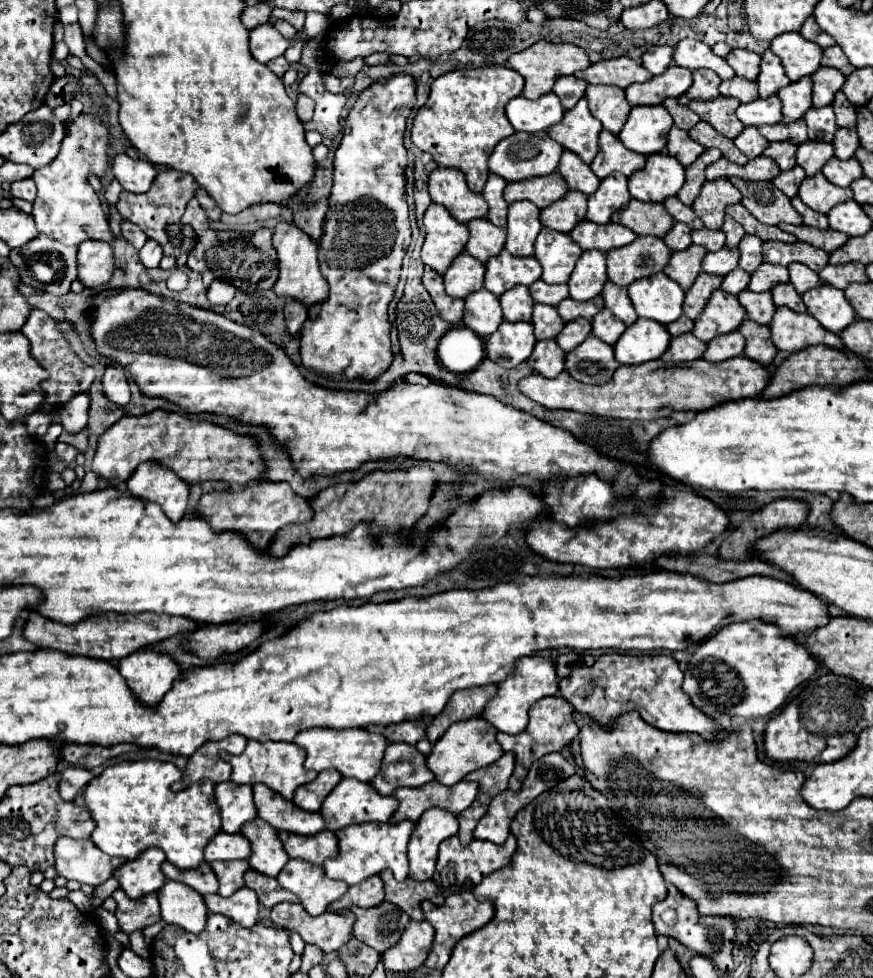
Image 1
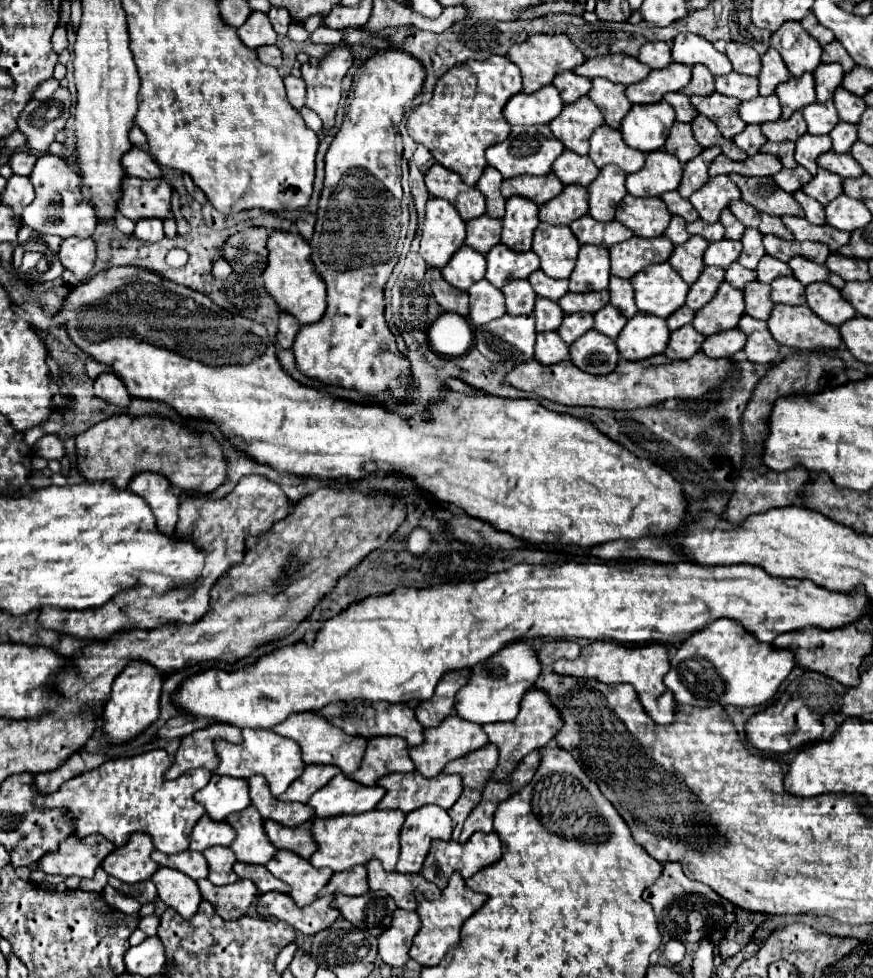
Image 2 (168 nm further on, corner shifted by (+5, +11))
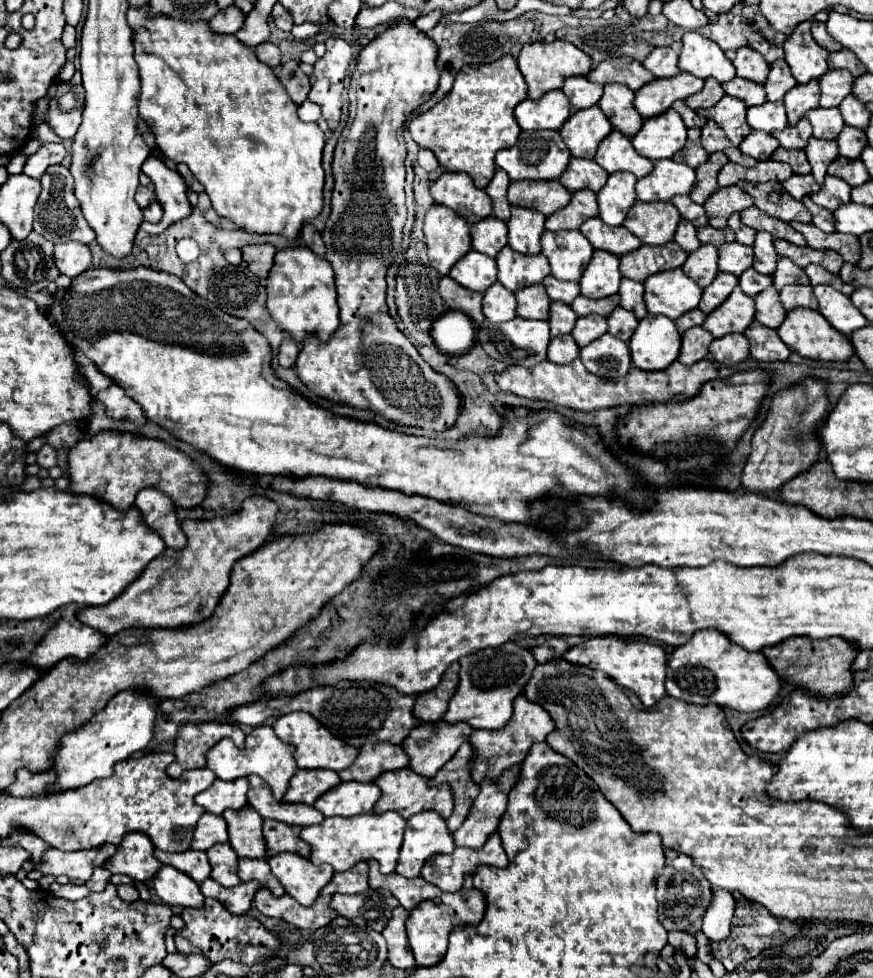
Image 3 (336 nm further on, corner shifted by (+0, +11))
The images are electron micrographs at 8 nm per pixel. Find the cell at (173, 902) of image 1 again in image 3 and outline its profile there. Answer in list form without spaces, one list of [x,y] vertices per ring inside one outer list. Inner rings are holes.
[[[163,865],[156,873],[152,887],[156,895],[168,905],[196,907],[196,909],[202,909],[204,905],[204,895],[200,891],[200,885],[170,865]]]

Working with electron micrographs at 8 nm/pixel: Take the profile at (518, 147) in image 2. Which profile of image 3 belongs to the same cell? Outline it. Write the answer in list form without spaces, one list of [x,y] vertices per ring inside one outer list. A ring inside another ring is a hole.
[[[522,131],[516,145],[496,153],[496,165],[508,173],[512,181],[518,179],[558,179],[570,161],[570,151],[558,131]]]

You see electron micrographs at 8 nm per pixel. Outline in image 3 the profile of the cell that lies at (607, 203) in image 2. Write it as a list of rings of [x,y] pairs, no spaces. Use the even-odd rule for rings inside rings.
[[[612,173],[606,181],[606,185],[598,191],[598,217],[606,225],[622,225],[628,209],[636,201],[634,193],[636,177],[632,173]]]

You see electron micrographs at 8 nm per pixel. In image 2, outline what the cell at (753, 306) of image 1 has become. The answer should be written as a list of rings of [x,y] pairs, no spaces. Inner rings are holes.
[[[759,281],[747,283],[747,287],[743,289],[745,293],[745,305],[747,305],[747,315],[751,315],[753,319],[763,319],[767,321],[773,309],[773,301],[769,297],[771,287]]]

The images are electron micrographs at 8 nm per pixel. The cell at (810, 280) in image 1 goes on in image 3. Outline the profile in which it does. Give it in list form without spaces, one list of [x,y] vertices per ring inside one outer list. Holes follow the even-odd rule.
[[[808,265],[804,271],[806,271],[806,275],[810,277],[810,285],[812,285],[812,287],[816,287],[816,285],[822,285],[822,283],[824,283],[824,285],[832,285],[834,289],[838,289],[838,291],[840,291],[840,289],[842,289],[842,285],[844,285],[844,283],[842,283],[842,279],[840,279],[838,275],[834,275],[834,273],[830,273],[830,271],[826,271],[824,267]]]

